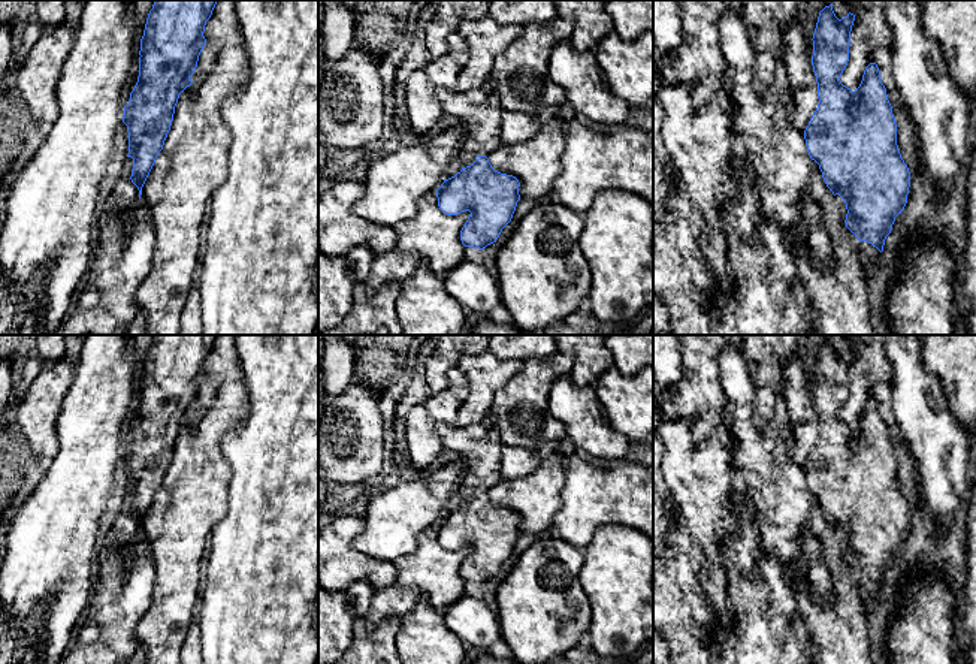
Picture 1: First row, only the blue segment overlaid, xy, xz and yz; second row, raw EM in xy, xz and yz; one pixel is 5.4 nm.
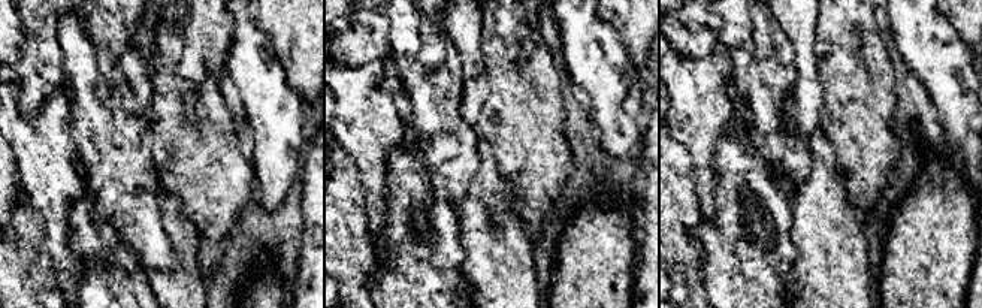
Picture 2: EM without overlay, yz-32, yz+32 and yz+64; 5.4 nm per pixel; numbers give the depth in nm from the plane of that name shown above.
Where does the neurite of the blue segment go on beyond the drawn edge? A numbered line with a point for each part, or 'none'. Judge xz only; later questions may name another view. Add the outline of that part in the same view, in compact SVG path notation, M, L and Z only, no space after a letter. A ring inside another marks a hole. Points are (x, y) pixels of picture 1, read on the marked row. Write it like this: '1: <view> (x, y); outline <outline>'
none

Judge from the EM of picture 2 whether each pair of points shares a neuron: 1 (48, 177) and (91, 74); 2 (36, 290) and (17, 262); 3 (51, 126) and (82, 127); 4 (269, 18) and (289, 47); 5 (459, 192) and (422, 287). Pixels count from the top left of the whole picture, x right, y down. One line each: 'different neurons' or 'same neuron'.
1: different neurons
2: same neuron
3: different neurons
4: same neuron
5: different neurons

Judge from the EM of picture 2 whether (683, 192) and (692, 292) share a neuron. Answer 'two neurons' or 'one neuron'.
one neuron

